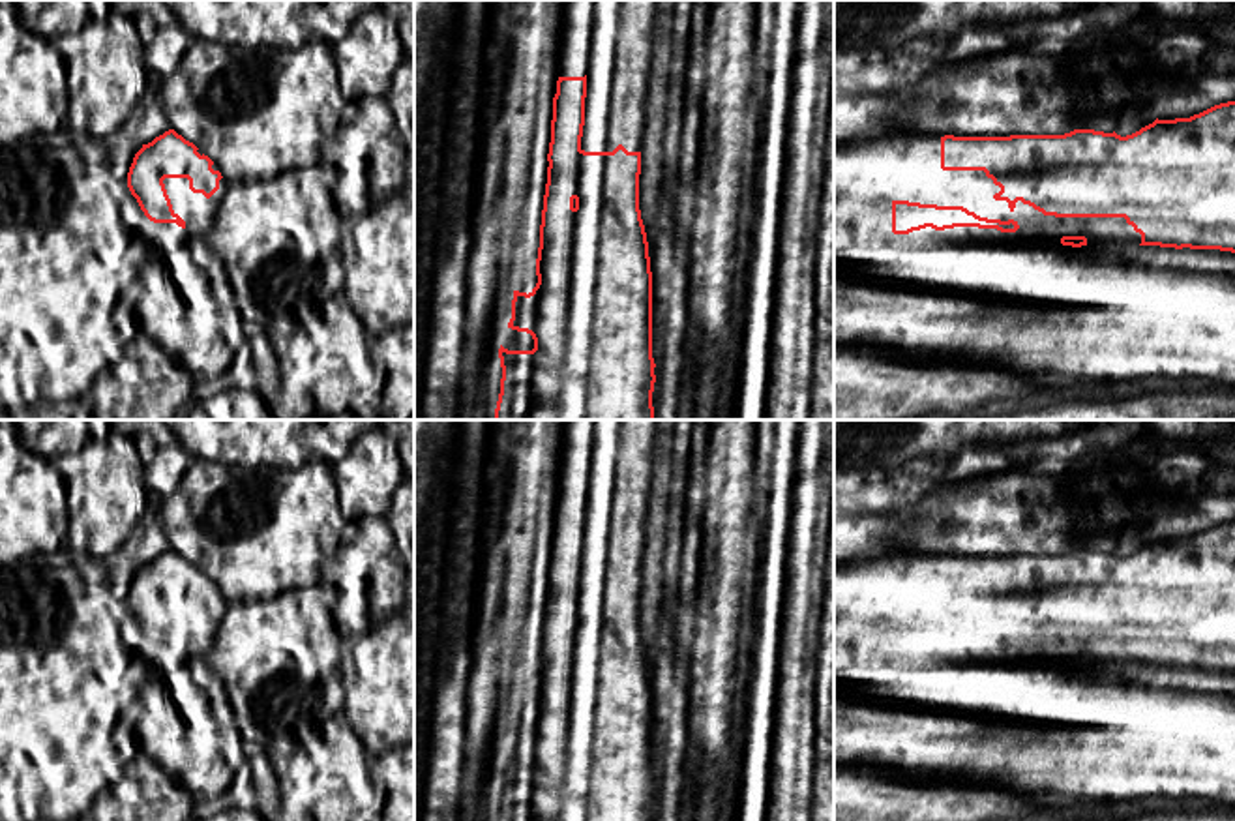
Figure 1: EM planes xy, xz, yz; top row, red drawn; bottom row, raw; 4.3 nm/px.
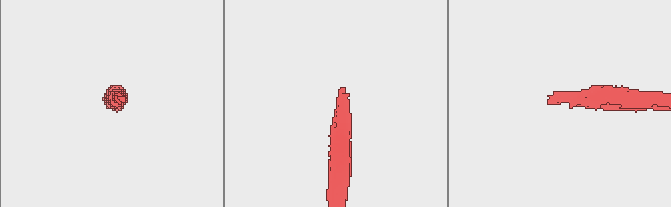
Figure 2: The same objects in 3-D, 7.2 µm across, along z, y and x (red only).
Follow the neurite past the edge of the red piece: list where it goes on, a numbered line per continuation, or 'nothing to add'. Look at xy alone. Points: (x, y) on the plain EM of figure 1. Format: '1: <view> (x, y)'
1: xy (197, 630)

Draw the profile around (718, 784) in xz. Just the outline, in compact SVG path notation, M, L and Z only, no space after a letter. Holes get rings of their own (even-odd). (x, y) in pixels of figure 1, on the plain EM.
M729 755L703 765L703 789L716 808L716 821L733 821L735 815L735 772Z

